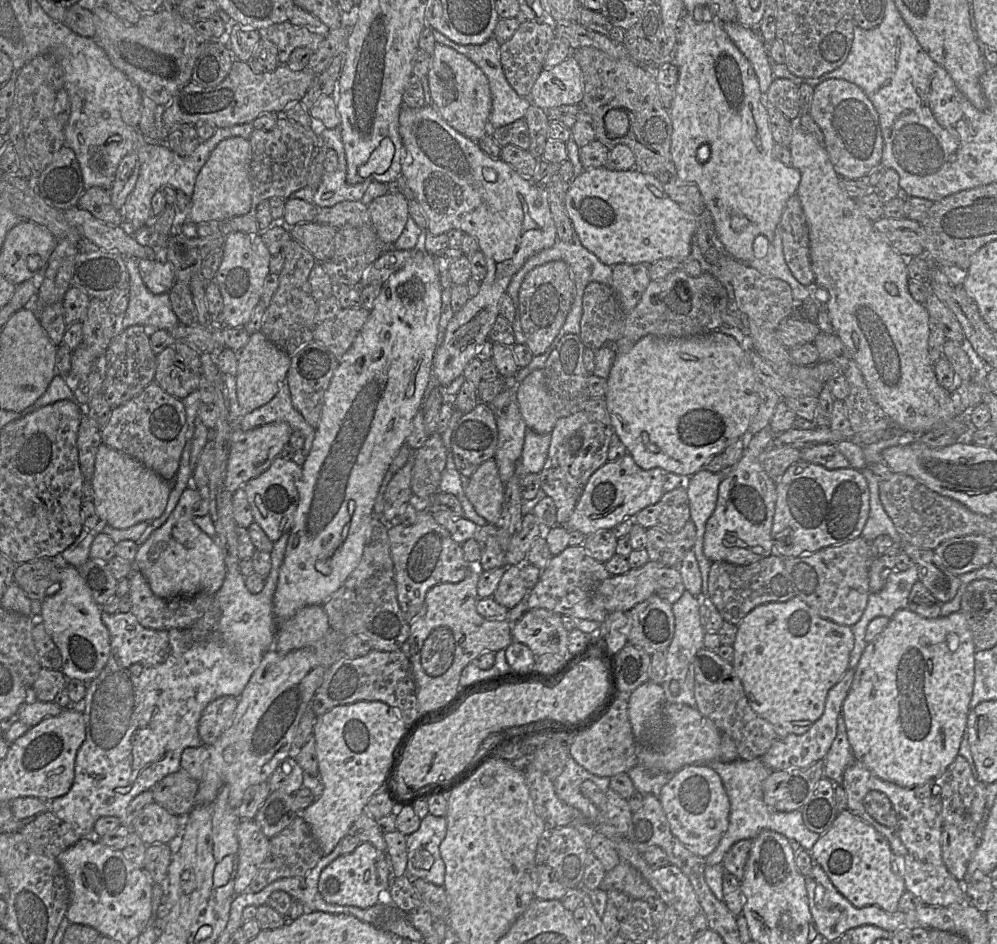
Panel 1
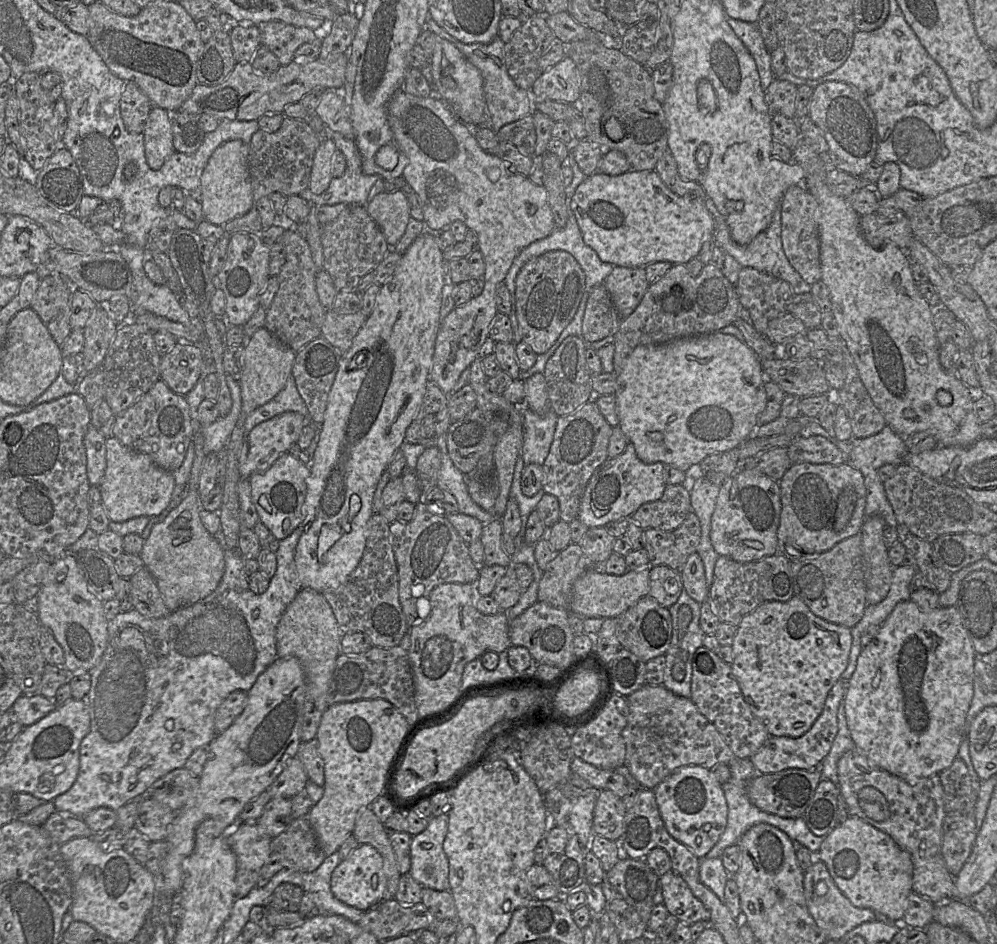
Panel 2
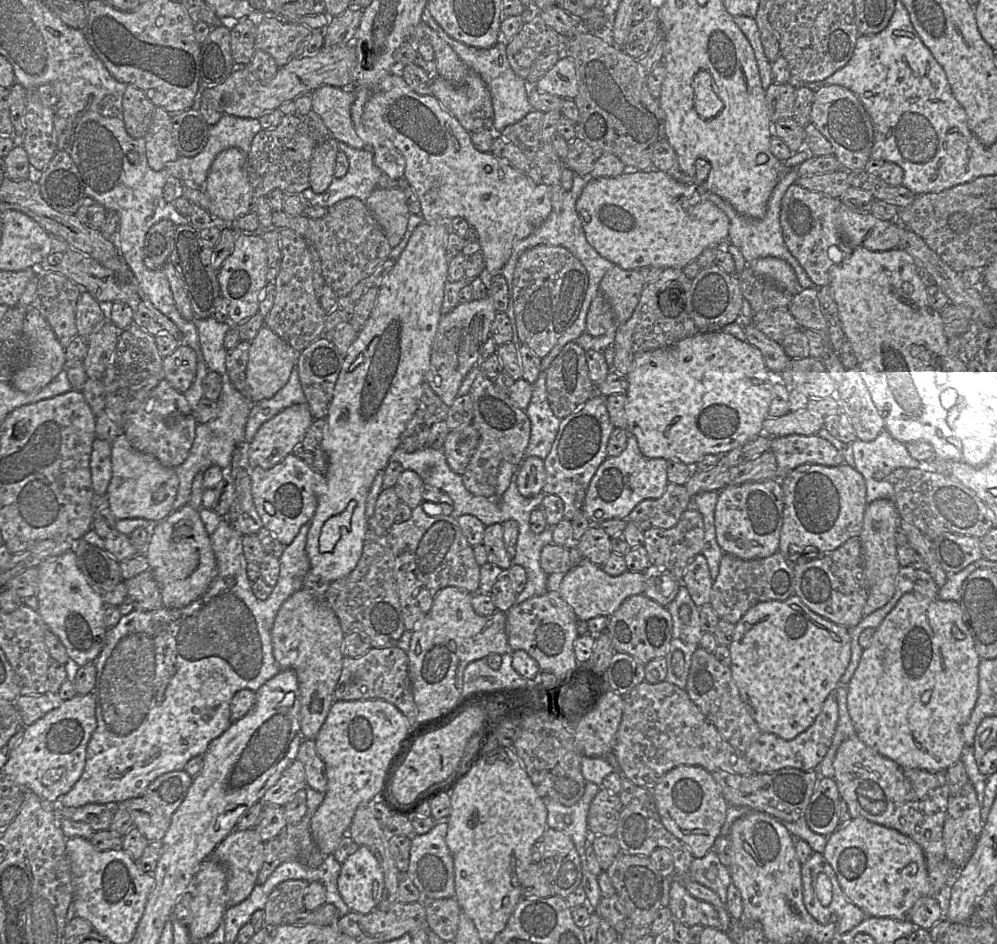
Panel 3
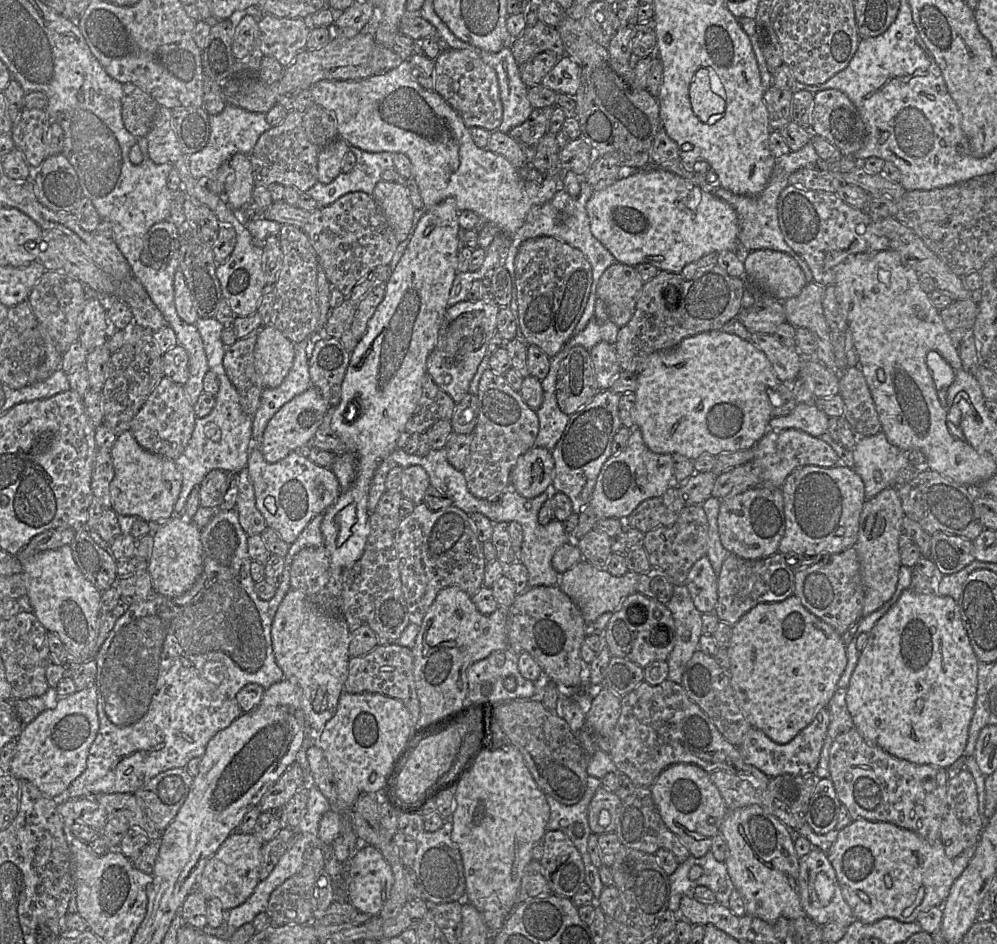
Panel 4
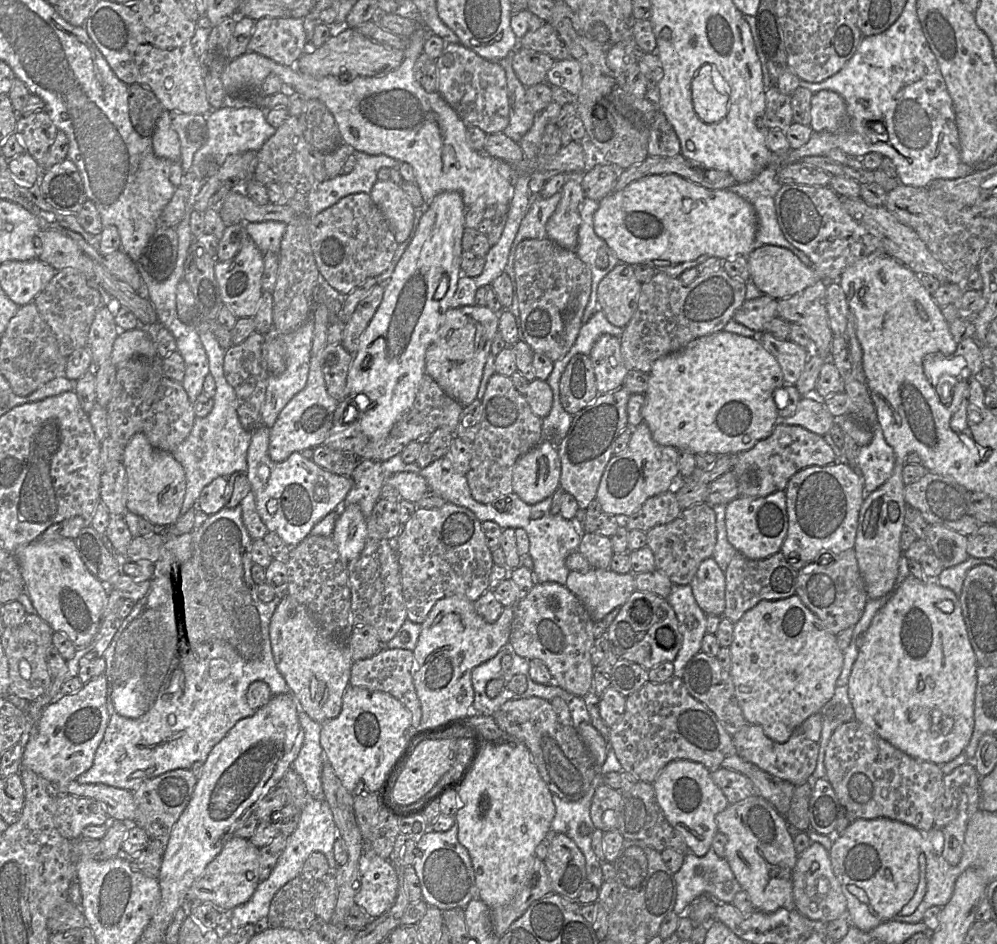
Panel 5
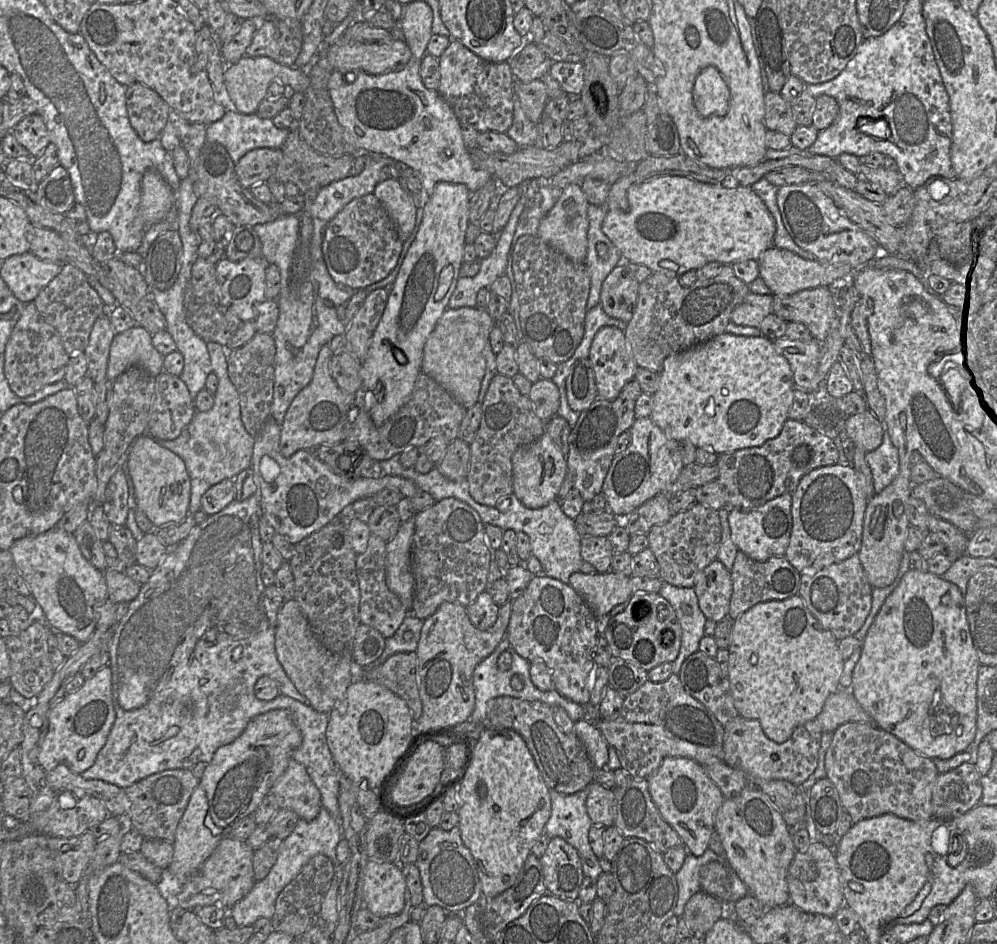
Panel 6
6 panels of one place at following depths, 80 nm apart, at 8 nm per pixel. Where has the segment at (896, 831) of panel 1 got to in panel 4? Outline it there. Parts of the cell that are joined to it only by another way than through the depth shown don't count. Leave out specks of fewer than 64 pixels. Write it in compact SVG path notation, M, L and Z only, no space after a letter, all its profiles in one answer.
M851 728L832 743L829 771L837 796L847 807L852 821L888 822L913 831L929 842L940 839L949 782L945 768L899 759L869 744L856 728Z

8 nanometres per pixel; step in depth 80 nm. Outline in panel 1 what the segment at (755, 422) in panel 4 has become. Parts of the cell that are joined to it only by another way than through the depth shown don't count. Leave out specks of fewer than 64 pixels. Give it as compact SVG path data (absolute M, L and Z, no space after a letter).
M712 331L688 338L646 335L629 352L616 355L607 381L608 390L604 398L611 417L611 429L626 446L627 452L633 457L635 463L644 470L658 467L680 476L691 477L700 471L712 456L722 454L730 444L744 436L759 405L759 397L755 391L755 385L758 382L757 376L745 350L733 337L719 331Z

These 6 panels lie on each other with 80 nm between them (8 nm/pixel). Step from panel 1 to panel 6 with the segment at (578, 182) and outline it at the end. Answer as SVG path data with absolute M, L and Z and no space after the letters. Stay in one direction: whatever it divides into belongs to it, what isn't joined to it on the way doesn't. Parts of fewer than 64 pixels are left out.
M660 175L650 178L644 182L631 185L627 190L627 200L629 209L607 210L601 229L611 242L620 250L623 259L627 262L642 264L647 266L653 273L662 273L669 277L680 278L682 274L690 270L697 270L712 261L721 262L724 265L732 265L745 260L758 260L761 253L773 245L776 231L775 221L763 200L752 190L751 186L741 186L726 188L720 184L703 183L685 176Z

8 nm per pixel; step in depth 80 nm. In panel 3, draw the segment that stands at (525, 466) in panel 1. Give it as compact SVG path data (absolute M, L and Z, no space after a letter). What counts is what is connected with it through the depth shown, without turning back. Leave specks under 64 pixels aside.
M540 372L533 384L532 397L525 413L531 423L531 434L525 455L545 460L550 453L561 422L549 405L545 372Z

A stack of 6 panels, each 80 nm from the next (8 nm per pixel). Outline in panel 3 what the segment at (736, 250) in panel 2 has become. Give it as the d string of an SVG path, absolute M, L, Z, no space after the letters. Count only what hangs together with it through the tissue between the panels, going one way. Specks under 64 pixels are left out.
M804 146L797 152L792 153L789 159L783 161L785 165L785 172L783 173L783 176L780 178L780 180L774 187L768 200L766 214L761 219L756 219L743 215L737 212L732 205L730 205L728 202L723 200L718 195L711 193L709 191L703 191L705 197L709 199L711 202L713 202L716 206L718 206L728 216L730 221L728 244L732 244L740 250L743 257L747 261L748 265L758 258L767 256L777 257L782 260L785 260L794 269L795 274L797 276L798 284L801 289L811 288L814 286L814 284L807 275L806 271L799 264L797 259L790 253L789 249L787 248L784 242L782 235L782 227L780 224L780 211L781 202L784 194L786 193L788 187L791 184L794 184L797 178L799 177L798 175L799 166L804 161L808 160L811 157L812 155L810 151L808 150L808 148Z

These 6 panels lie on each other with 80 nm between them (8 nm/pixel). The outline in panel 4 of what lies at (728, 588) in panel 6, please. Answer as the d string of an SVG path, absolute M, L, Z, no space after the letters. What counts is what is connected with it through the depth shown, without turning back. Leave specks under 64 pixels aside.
M706 555L694 563L685 585L697 610L701 613L714 612L718 601L718 576Z

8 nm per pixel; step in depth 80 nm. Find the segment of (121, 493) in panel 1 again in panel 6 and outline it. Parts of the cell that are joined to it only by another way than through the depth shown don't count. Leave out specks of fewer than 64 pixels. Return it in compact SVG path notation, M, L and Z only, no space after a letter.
M149 434L138 436L128 450L126 468L134 485L135 508L144 512L155 528L179 525L190 514L190 480L185 464L156 439Z

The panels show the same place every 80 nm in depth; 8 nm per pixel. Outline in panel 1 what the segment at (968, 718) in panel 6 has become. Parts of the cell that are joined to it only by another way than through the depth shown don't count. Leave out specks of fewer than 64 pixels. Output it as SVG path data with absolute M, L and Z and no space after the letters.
M908 608L898 610L892 616L885 629L873 641L868 643L863 650L849 694L842 705L841 712L845 721L848 740L856 760L862 762L867 769L880 779L904 788L915 788L941 776L959 755L963 734L967 728L975 681L975 652L976 647L972 633L961 612L954 612L945 617L939 616L927 619L910 611Z

